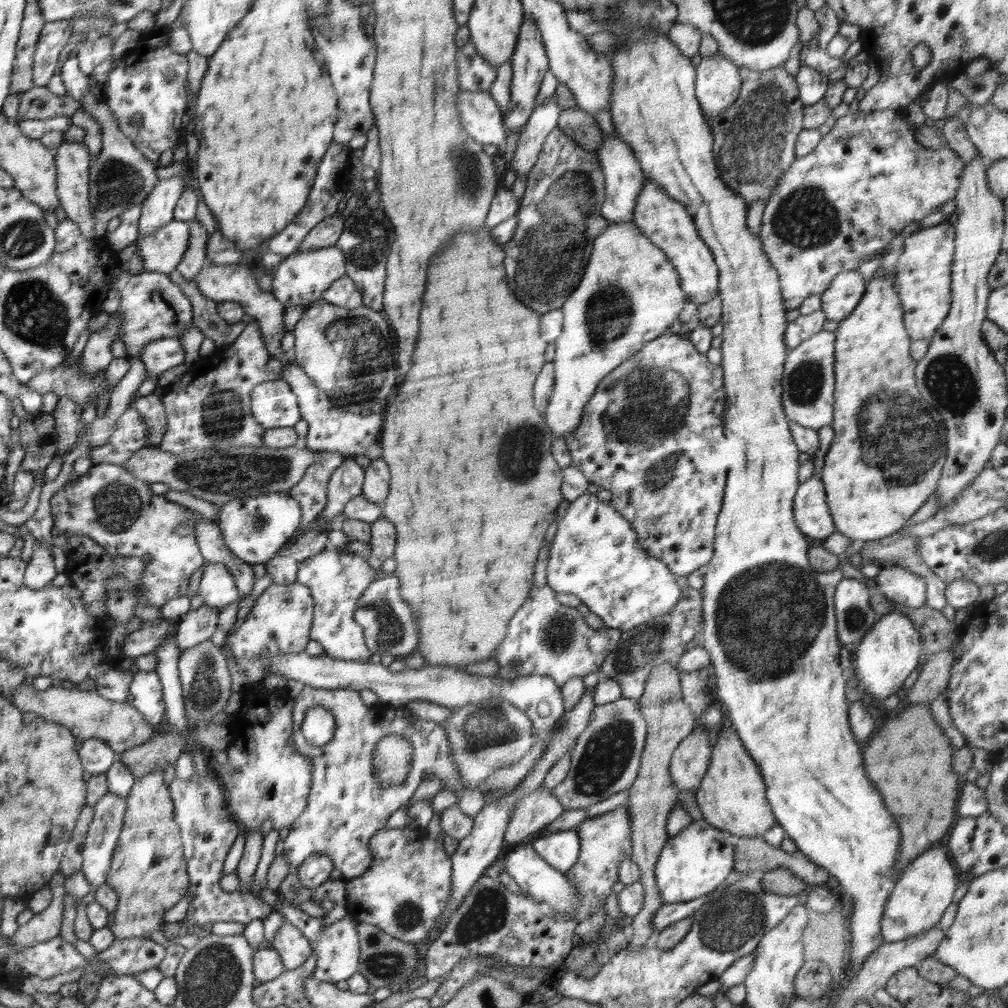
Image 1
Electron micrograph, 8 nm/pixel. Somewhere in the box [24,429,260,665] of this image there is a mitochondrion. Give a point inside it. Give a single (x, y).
(117, 507)

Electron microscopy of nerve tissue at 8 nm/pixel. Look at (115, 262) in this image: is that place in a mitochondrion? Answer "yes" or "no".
no

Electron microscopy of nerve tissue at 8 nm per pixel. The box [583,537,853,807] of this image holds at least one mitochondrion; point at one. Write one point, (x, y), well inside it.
(767, 617)

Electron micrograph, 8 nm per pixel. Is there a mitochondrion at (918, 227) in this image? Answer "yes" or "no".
no

